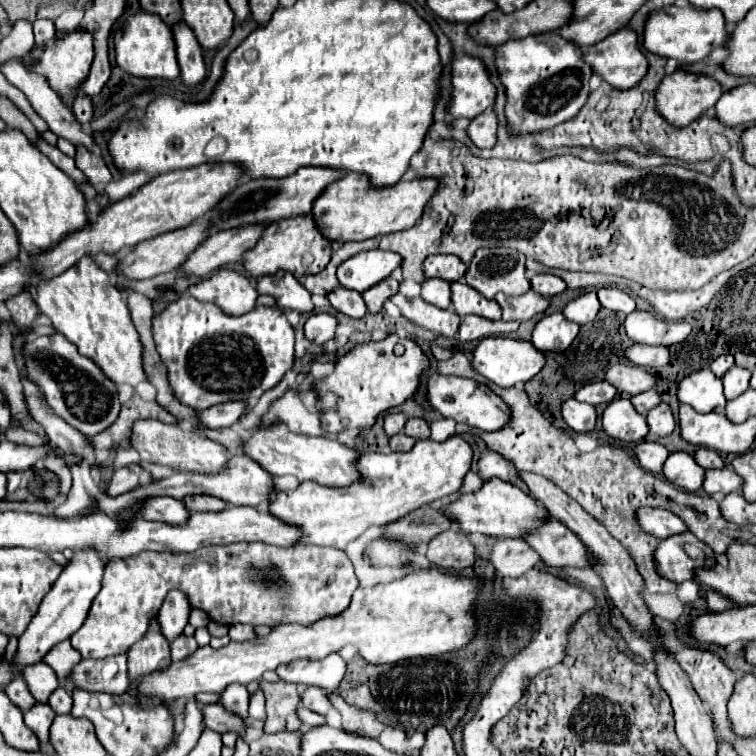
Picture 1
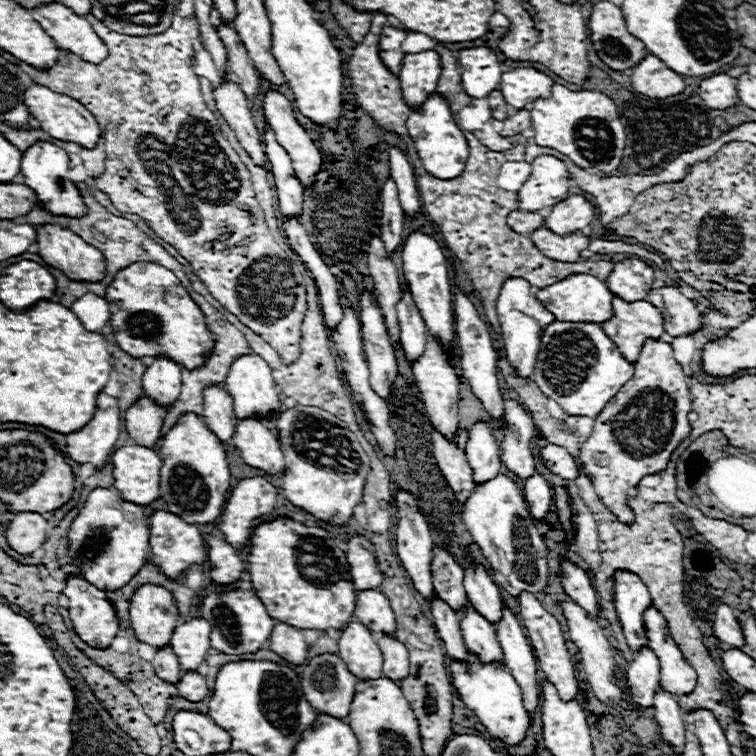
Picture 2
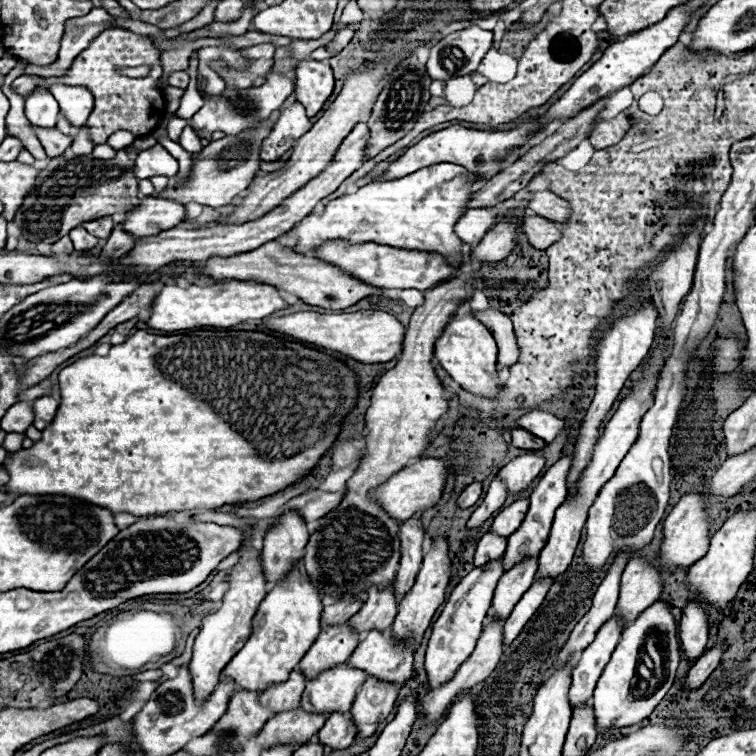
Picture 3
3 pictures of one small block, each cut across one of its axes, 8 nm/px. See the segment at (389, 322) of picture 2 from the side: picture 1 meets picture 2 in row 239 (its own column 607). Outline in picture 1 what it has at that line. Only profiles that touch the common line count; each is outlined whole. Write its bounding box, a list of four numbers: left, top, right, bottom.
[606,364,654,396]

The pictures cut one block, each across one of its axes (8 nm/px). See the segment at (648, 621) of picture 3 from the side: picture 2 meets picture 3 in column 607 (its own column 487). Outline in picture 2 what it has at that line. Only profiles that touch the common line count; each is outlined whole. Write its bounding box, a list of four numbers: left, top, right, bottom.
[450,660,528,746]

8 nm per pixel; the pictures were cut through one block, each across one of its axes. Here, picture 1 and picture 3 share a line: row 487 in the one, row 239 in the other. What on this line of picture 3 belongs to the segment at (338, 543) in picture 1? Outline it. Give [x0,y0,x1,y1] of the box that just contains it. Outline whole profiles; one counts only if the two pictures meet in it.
[292,164,484,266]

